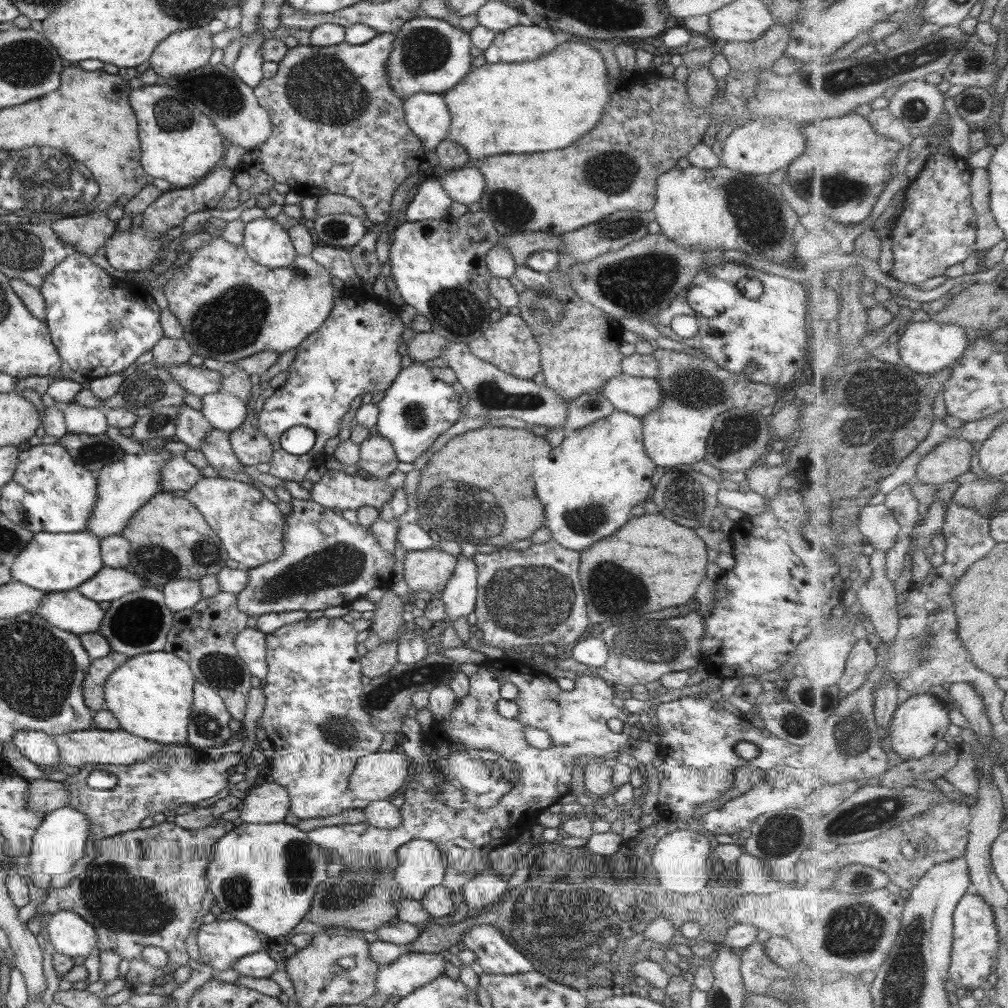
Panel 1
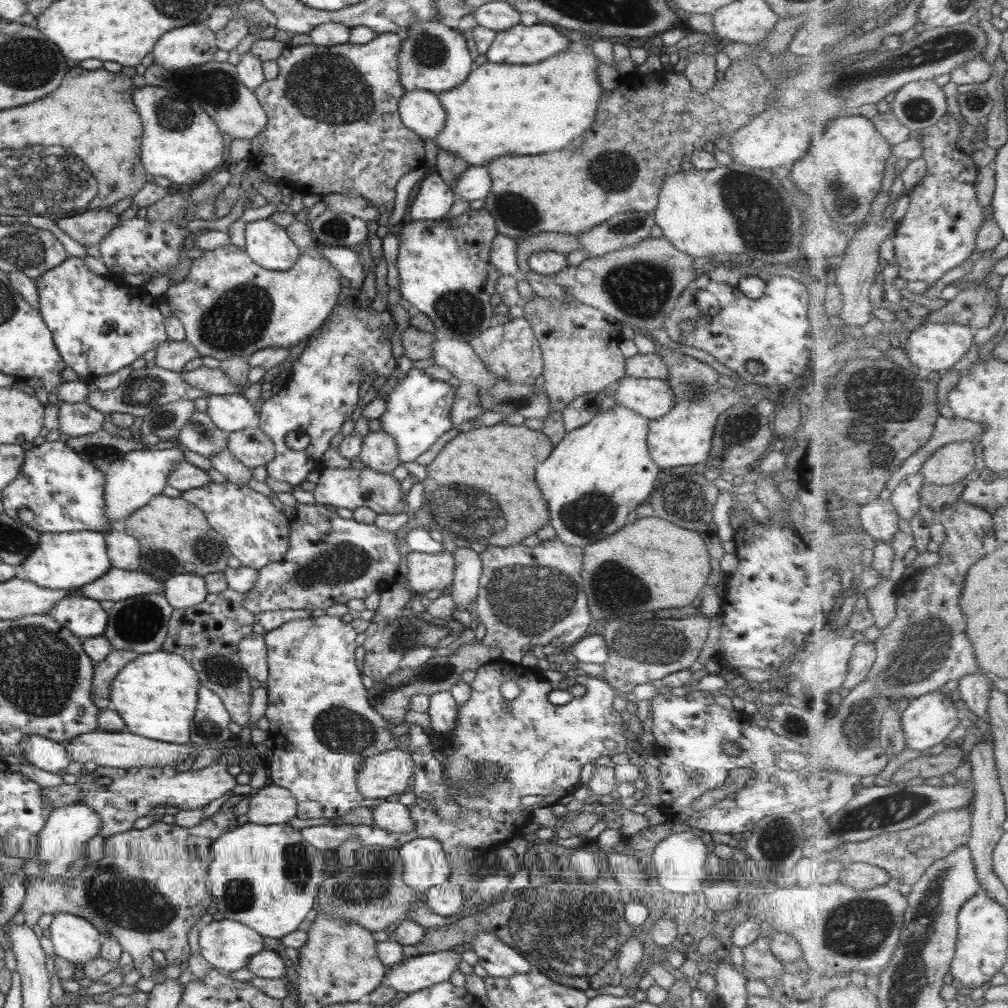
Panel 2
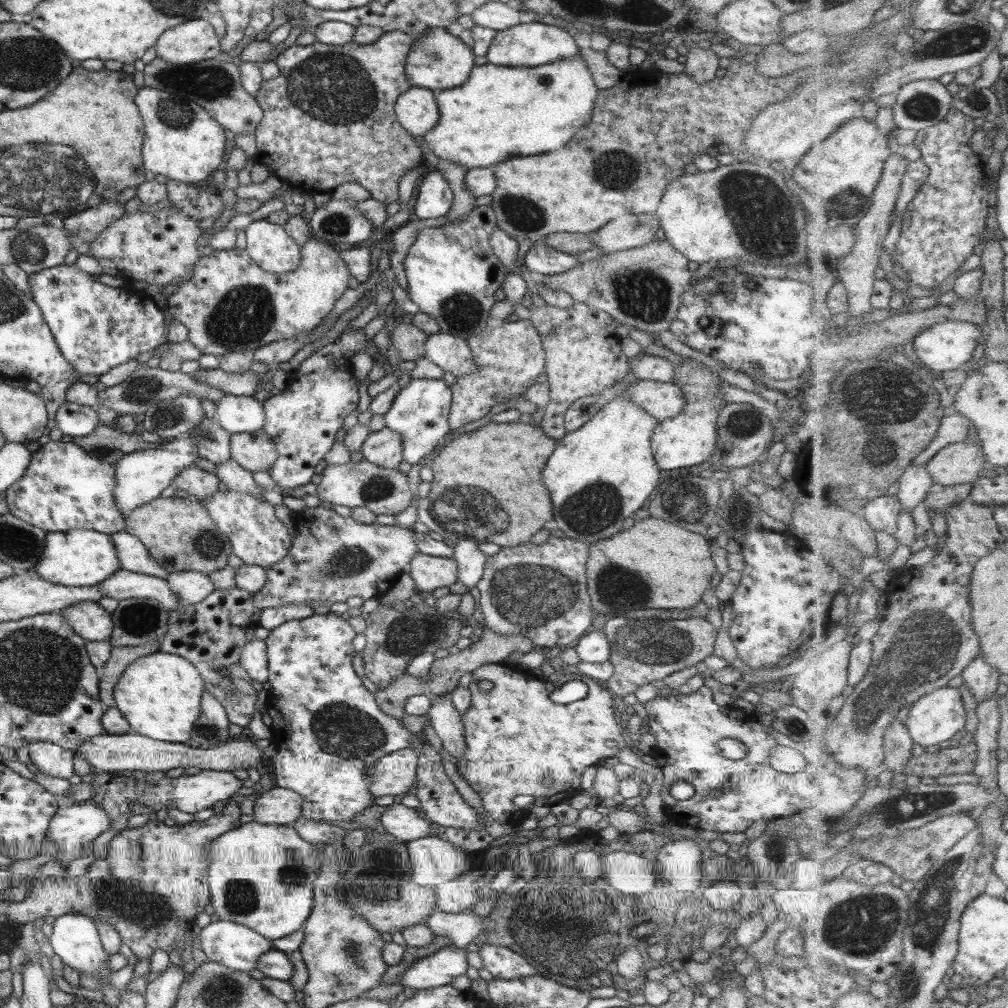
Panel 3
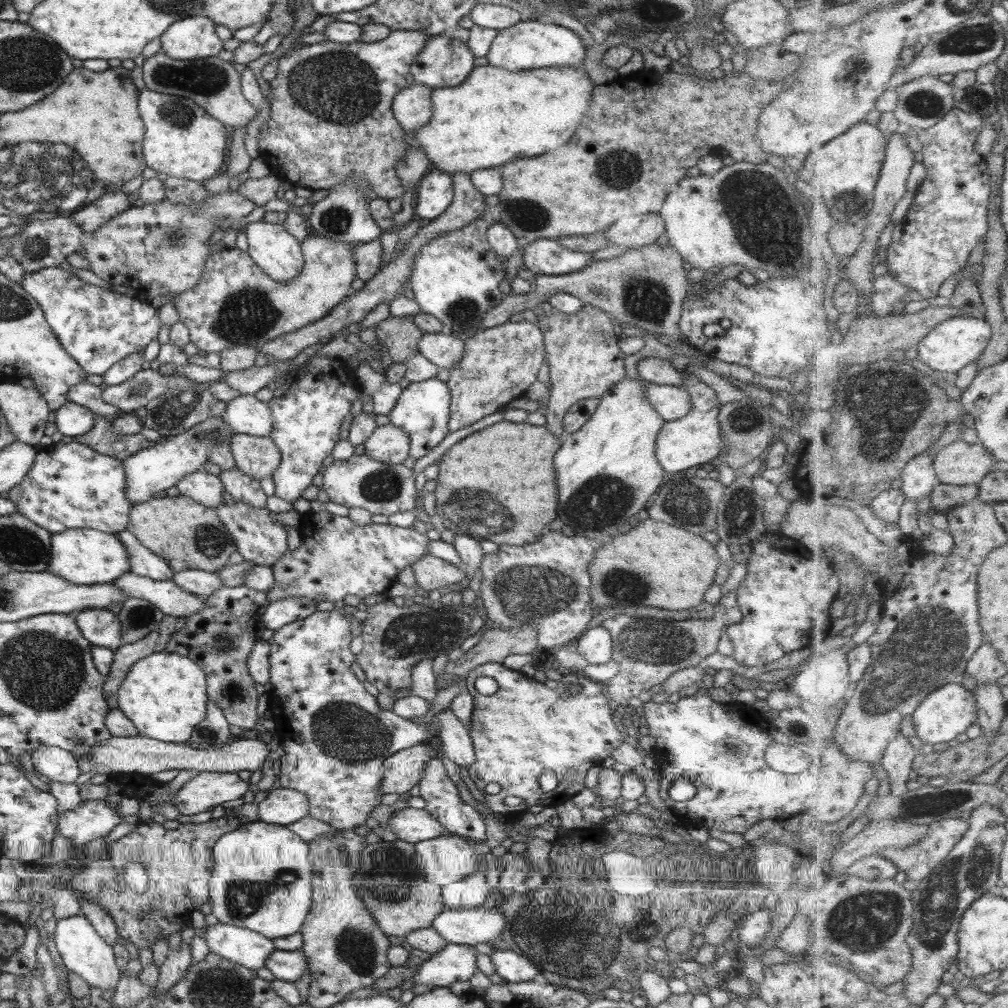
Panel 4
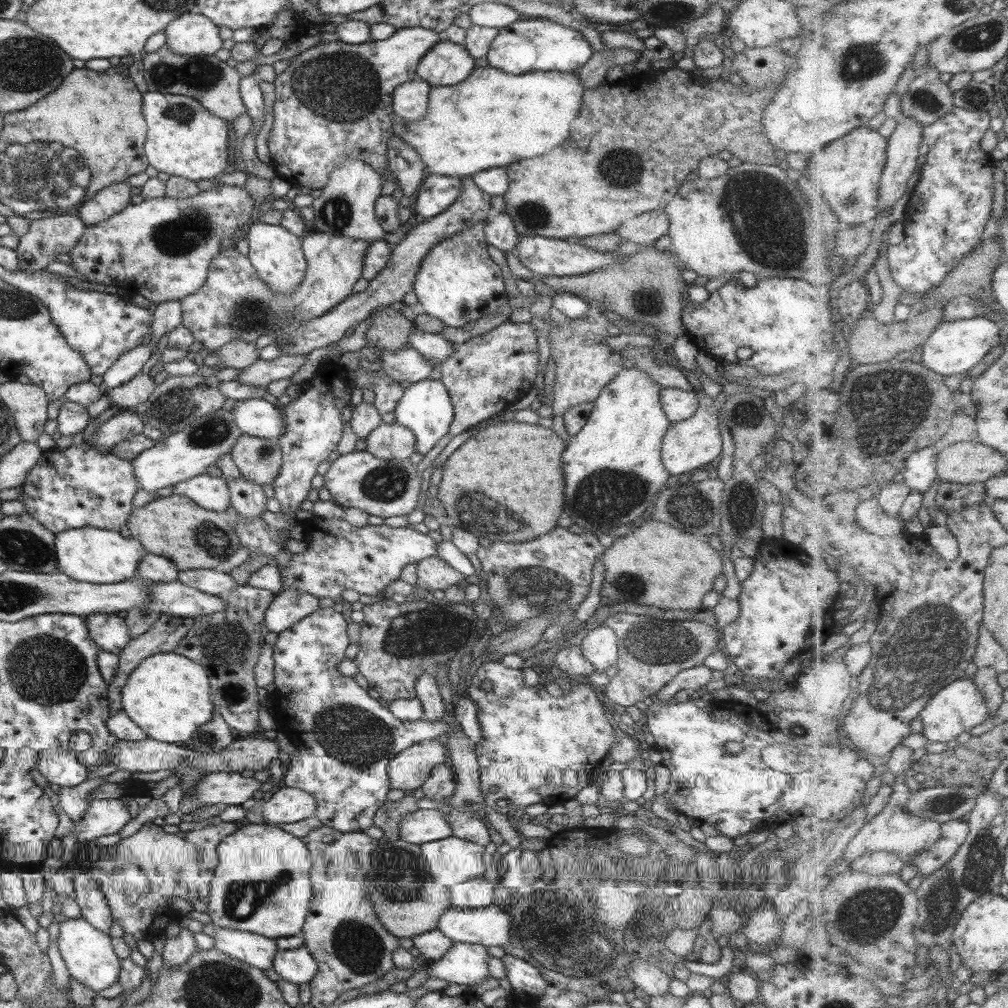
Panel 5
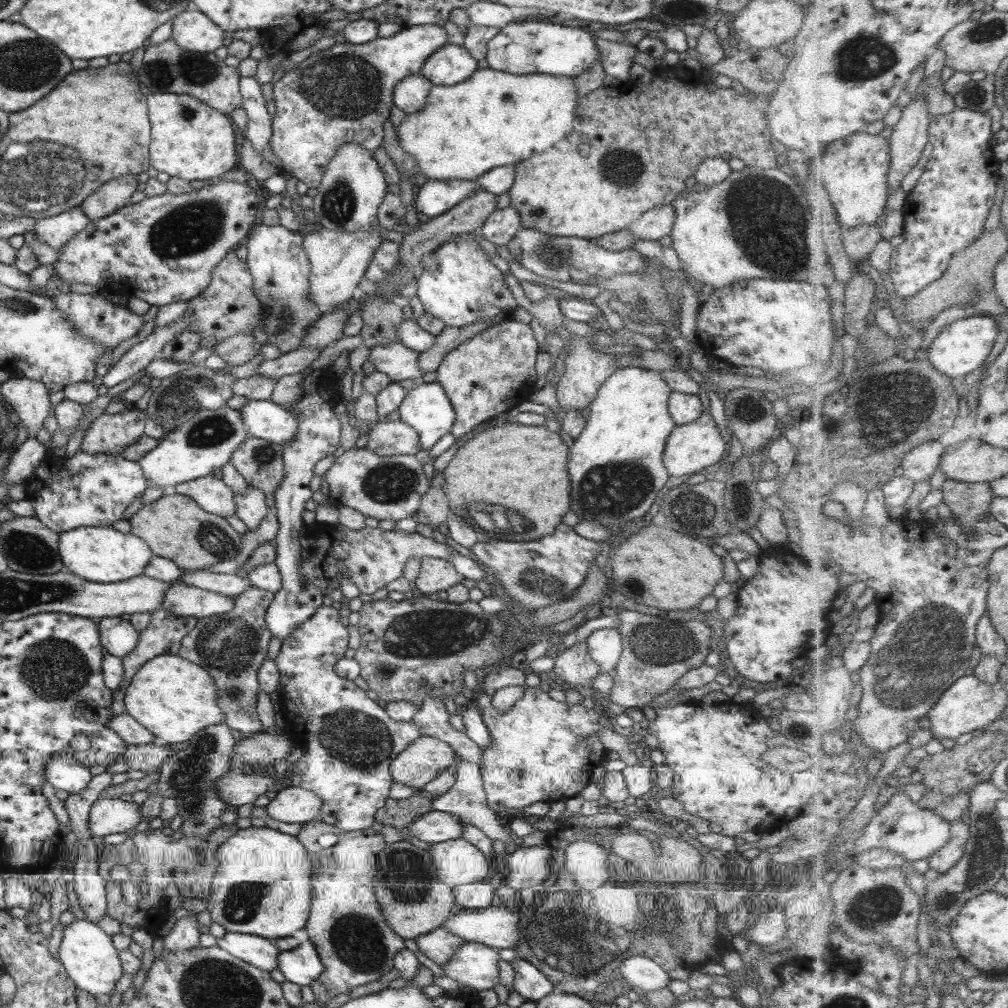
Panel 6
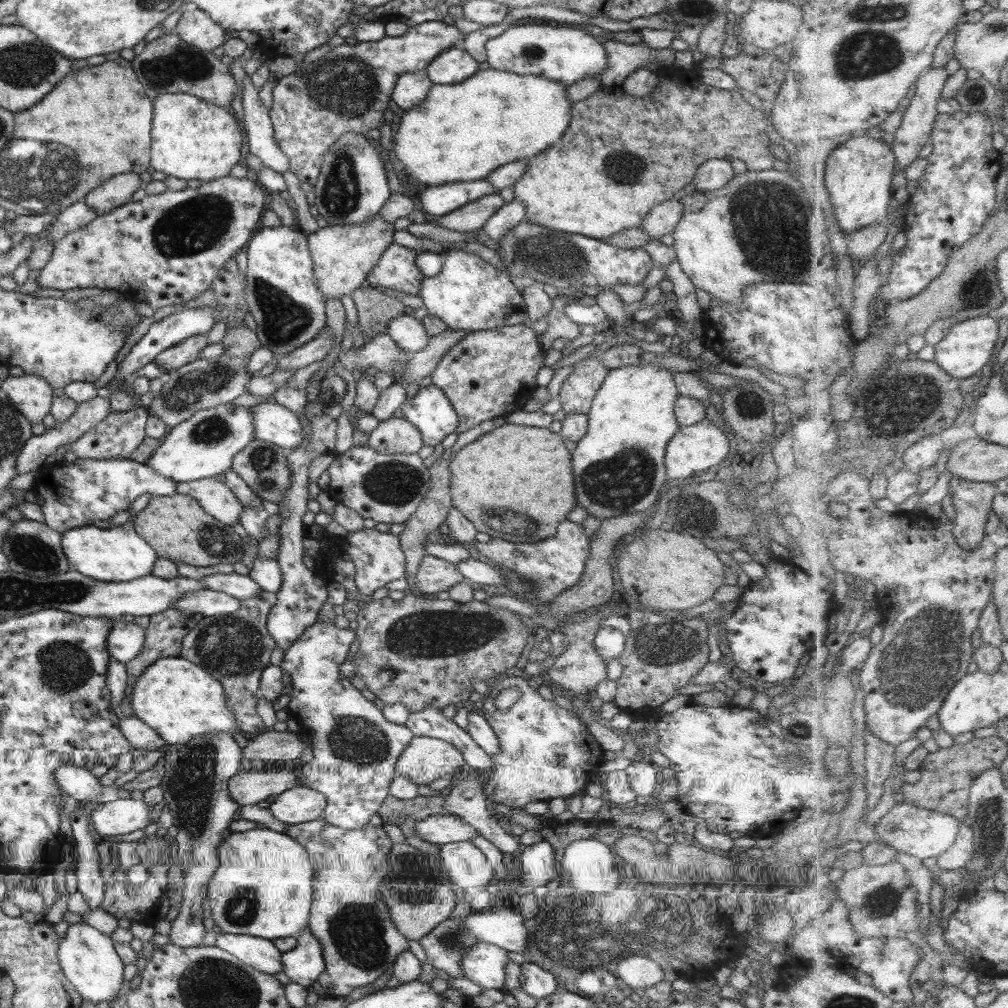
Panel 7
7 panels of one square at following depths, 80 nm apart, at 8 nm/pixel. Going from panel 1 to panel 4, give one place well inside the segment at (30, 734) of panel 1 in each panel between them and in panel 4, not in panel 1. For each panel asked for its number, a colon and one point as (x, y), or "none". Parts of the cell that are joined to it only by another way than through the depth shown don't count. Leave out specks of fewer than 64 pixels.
2: (47, 755)
3: (50, 759)
4: (58, 765)

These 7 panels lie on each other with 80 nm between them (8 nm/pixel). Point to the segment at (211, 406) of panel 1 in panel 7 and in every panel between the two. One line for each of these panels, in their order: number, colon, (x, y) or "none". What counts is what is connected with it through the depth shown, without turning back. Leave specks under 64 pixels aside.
2: (231, 412)
3: (236, 414)
4: (244, 414)
5: (255, 417)
6: (263, 419)
7: (272, 423)

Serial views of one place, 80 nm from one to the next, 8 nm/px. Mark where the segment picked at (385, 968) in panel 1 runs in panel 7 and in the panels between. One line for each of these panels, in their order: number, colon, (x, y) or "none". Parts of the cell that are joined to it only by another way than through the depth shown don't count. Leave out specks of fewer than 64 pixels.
2: (412, 974)
3: (440, 967)
4: (454, 962)
5: (463, 963)
6: (472, 964)
7: (483, 964)

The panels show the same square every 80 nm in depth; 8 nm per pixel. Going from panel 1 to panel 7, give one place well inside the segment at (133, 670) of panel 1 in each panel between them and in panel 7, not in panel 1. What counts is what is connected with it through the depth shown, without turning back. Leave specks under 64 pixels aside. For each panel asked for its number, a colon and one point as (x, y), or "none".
2: (155, 696)
3: (159, 694)
4: (164, 695)
5: (166, 696)
6: (172, 698)
7: (176, 699)

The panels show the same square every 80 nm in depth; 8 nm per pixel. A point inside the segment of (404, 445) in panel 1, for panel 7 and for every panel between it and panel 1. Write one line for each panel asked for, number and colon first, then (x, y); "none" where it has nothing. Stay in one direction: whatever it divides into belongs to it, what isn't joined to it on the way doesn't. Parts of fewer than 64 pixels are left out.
2: (417, 411)
3: (418, 413)
4: (421, 411)
5: (424, 408)
6: (425, 408)
7: (429, 411)

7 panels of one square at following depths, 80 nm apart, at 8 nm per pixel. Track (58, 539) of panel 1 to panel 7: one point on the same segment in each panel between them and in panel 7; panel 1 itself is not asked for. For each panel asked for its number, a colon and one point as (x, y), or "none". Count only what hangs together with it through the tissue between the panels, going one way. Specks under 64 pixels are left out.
2: (66, 561)
3: (78, 558)
4: (81, 556)
5: (88, 555)
6: (101, 554)
7: (118, 554)

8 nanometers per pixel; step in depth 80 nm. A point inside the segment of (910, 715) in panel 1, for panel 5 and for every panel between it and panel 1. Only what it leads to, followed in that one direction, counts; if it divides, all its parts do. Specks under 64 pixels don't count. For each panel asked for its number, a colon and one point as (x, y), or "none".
2: (928, 720)
3: (938, 716)
4: (945, 713)
5: (956, 709)

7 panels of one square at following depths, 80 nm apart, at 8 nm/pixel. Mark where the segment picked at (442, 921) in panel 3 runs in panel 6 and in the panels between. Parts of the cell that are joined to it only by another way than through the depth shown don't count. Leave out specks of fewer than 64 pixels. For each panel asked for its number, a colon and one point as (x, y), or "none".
4: (468, 926)
5: (487, 926)
6: (497, 928)

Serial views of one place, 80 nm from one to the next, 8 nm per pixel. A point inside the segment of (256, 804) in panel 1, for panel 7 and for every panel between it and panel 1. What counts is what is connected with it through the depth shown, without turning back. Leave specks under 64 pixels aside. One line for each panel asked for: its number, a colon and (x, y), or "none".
2: (271, 804)
3: (278, 806)
4: (281, 806)
5: (287, 805)
6: (292, 805)
7: (297, 804)

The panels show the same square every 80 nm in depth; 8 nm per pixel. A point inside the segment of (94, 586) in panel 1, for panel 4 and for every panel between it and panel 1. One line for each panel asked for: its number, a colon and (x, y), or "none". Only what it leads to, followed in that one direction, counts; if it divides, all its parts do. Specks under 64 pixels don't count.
2: (114, 585)
3: (121, 585)
4: (169, 599)

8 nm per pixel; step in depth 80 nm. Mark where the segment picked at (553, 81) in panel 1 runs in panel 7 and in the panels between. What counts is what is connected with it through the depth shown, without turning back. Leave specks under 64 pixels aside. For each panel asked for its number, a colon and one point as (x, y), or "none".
2: (500, 109)
3: (497, 114)
4: (494, 116)
5: (490, 119)
6: (492, 119)
7: (466, 130)

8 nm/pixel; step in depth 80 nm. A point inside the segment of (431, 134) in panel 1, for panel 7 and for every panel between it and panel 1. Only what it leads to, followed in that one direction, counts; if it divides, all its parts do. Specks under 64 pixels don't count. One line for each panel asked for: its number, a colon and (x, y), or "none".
2: (420, 112)
3: (415, 110)
4: (411, 108)
5: (409, 101)
6: (409, 95)
7: (410, 89)

